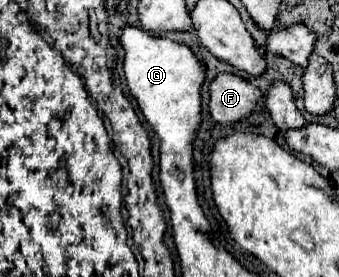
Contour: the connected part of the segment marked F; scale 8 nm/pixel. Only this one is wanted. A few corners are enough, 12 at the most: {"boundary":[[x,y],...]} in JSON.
{"boundary":[[221,72],[209,86],[209,114],[233,124],[255,108],[261,90]]}

